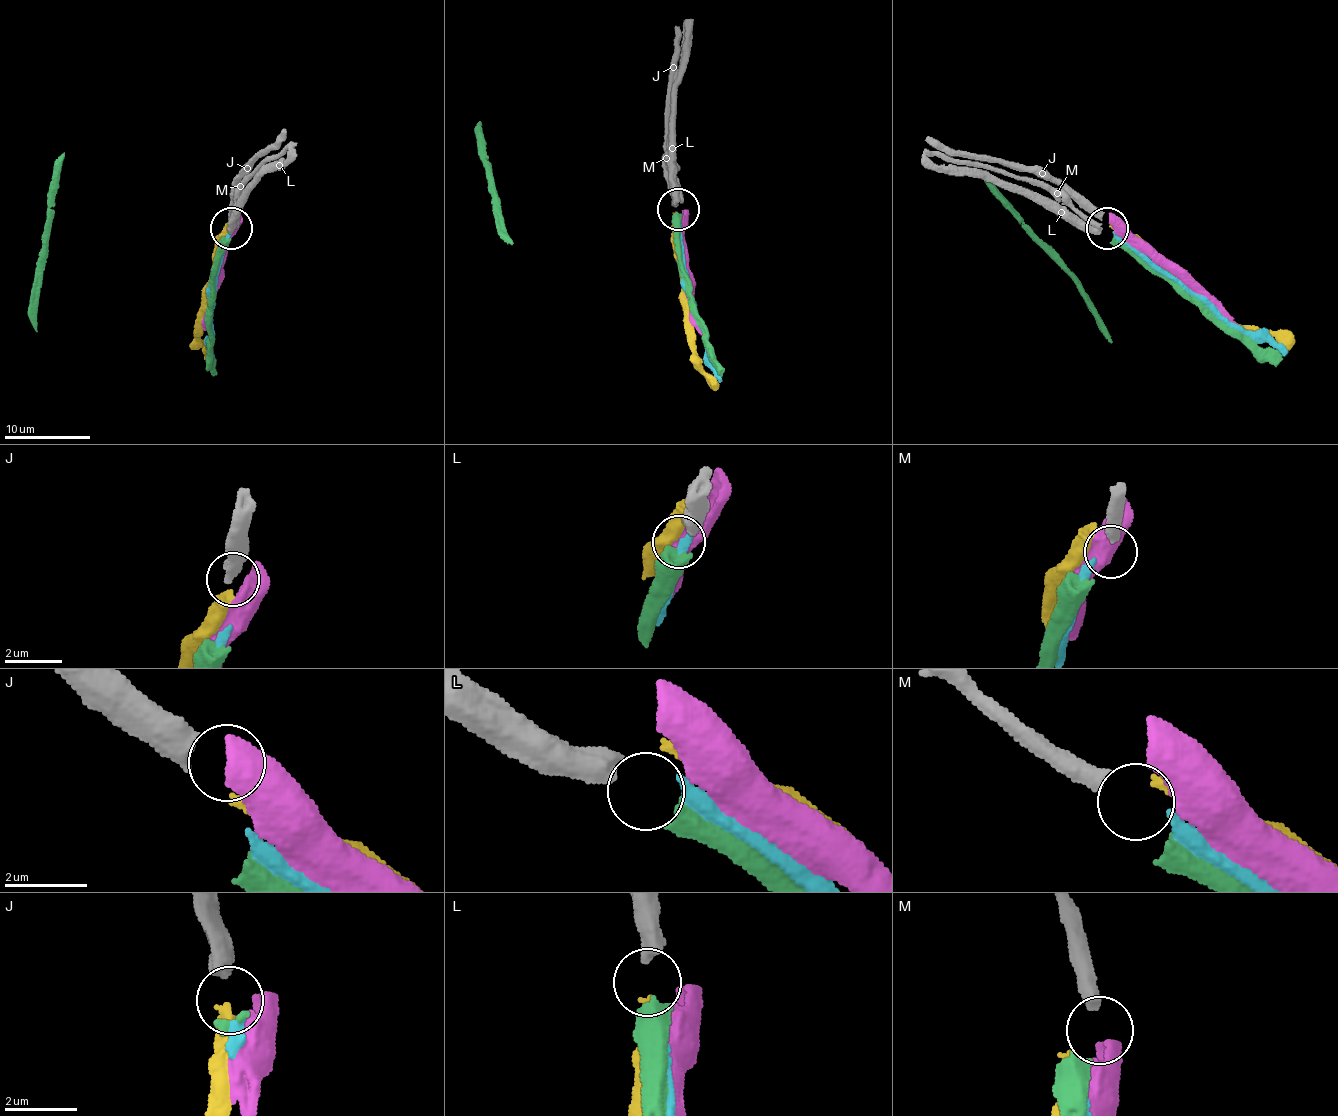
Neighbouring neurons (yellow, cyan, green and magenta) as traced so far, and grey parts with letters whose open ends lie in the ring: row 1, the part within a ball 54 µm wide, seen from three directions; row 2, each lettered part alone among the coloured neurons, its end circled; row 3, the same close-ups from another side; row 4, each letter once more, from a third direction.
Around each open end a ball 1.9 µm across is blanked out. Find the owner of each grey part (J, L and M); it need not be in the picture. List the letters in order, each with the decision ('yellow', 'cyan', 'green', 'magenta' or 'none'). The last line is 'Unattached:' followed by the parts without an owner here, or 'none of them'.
J: yellow
L: green
M: none
Unattached: M

